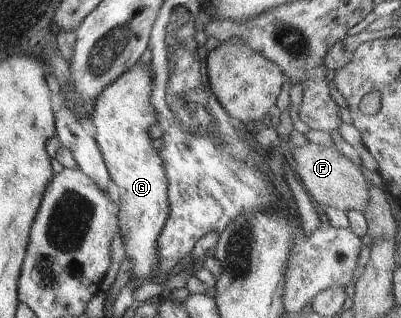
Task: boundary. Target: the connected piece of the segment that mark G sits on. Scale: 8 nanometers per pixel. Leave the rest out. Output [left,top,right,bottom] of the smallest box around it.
[90,64,169,278]

